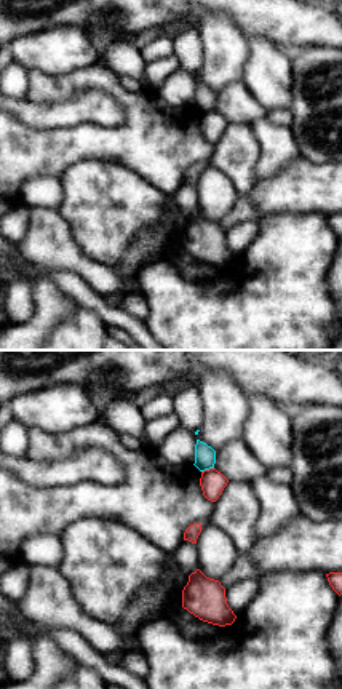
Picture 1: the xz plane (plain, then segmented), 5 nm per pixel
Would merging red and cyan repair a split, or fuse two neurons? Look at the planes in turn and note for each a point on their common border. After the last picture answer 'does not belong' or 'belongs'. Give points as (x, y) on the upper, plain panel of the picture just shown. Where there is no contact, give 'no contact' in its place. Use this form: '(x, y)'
(206, 112)

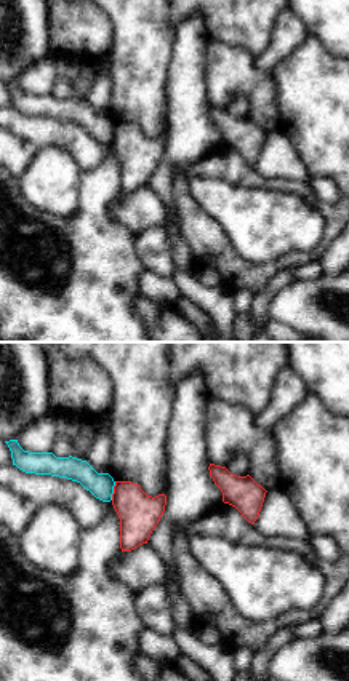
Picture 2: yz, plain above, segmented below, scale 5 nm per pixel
(114, 133)

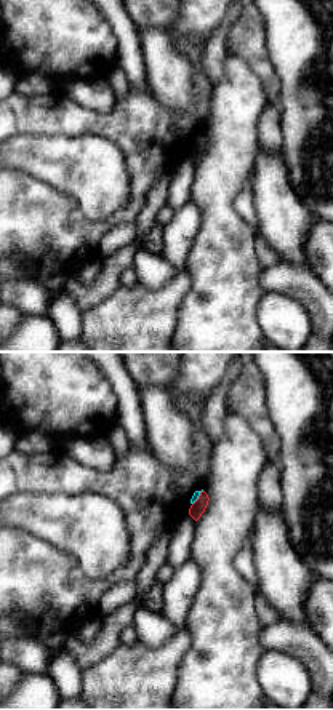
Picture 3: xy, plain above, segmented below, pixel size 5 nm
(199, 139)

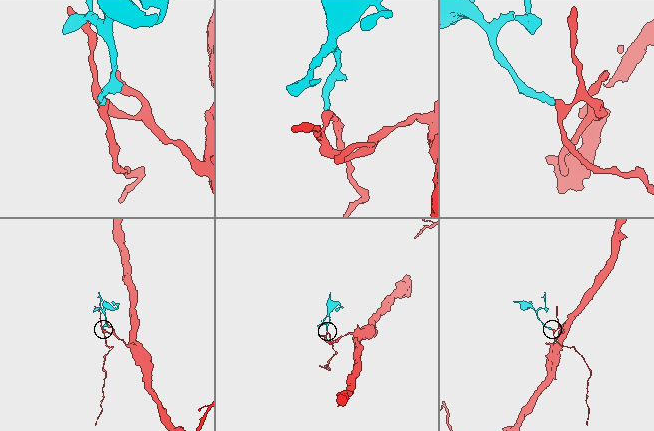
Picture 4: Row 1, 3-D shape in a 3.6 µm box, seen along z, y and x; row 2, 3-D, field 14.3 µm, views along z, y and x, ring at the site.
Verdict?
does not belong

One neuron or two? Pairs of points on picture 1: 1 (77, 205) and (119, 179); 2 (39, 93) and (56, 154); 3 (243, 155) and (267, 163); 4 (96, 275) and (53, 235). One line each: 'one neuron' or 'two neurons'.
1: one neuron
2: one neuron
3: two neurons
4: one neuron

